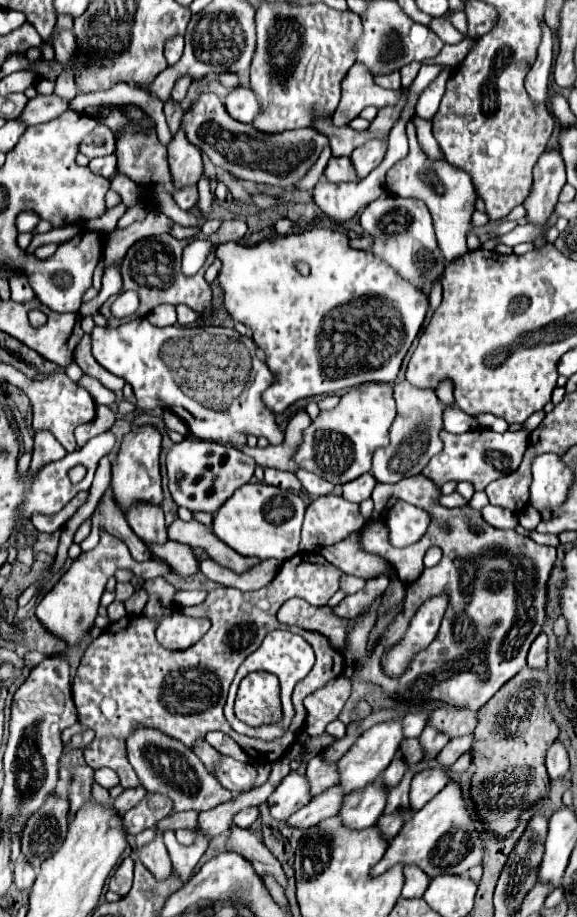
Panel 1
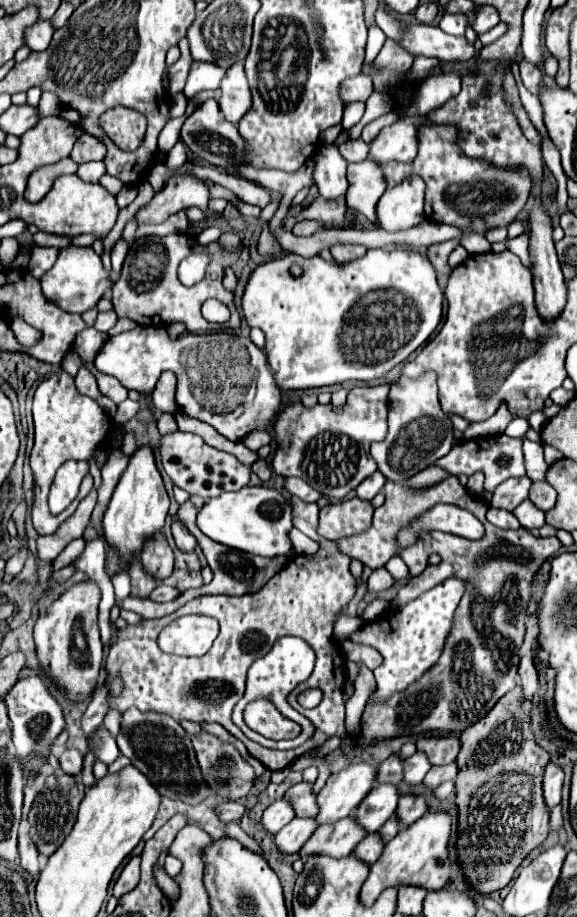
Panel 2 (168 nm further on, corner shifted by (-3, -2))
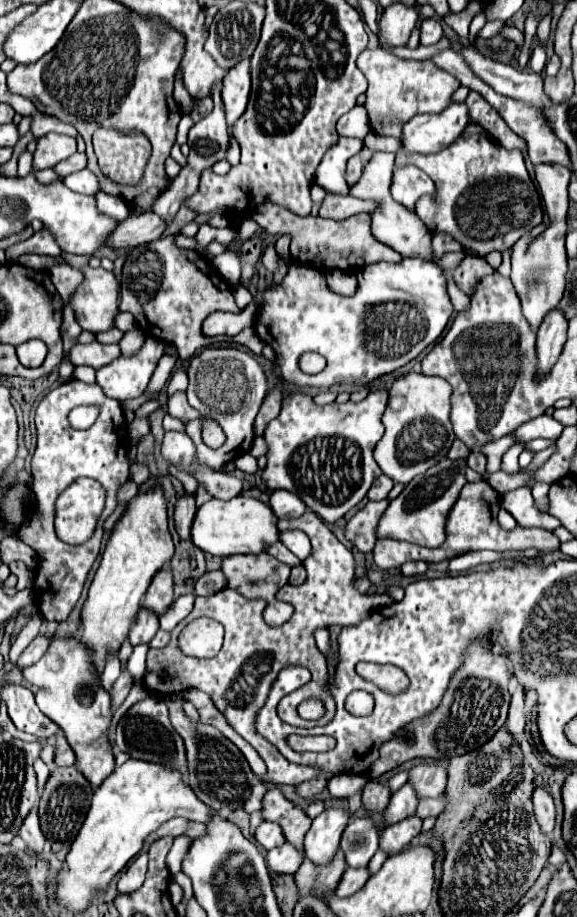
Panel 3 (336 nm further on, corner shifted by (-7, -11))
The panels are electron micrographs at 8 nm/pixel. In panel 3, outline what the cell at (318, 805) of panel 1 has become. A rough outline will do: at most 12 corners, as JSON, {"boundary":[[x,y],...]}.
{"boundary":[[284,843],[266,853],[276,873],[296,873],[304,851]]}

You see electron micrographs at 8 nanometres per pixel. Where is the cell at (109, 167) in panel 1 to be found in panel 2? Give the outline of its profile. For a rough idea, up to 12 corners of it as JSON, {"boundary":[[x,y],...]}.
{"boundary":[[84,162],[76,174],[84,182],[98,182],[106,174],[104,162]]}

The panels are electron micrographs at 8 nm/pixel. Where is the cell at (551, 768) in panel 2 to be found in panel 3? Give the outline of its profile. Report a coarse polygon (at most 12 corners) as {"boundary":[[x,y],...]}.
{"boundary":[[538,787],[532,795],[540,829],[550,835],[556,807],[550,791]]}

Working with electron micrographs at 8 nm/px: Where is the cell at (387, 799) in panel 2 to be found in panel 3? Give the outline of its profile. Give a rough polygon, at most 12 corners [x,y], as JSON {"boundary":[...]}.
{"boundary":[[372,817],[348,823],[342,851],[350,867],[364,867],[378,849]]}

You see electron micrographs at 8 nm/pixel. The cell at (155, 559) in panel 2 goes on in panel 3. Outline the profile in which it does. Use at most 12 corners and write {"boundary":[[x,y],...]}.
{"boundary":[[168,567],[154,575],[144,607],[158,615],[174,601],[174,579]]}

